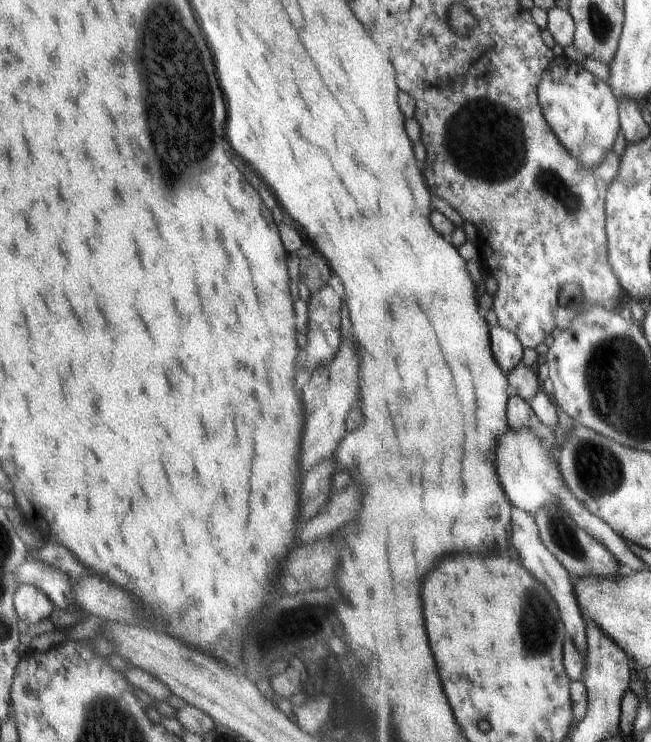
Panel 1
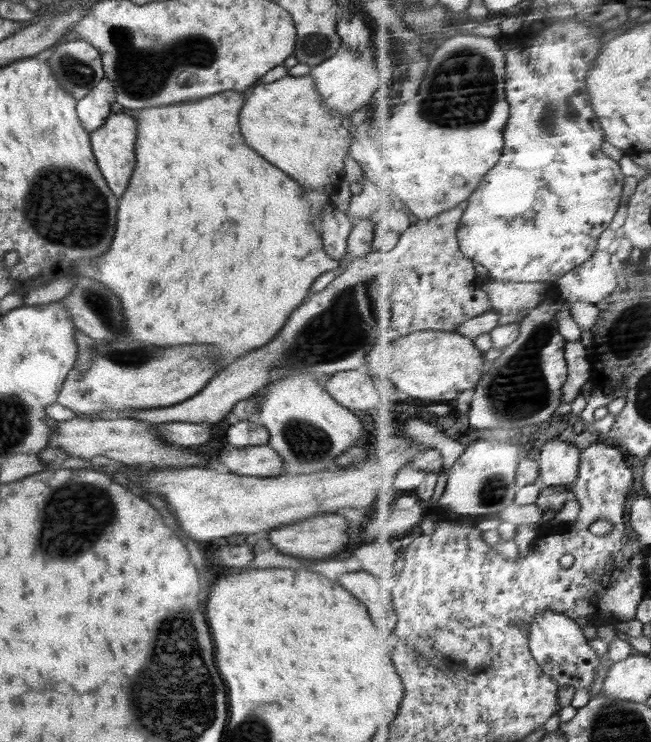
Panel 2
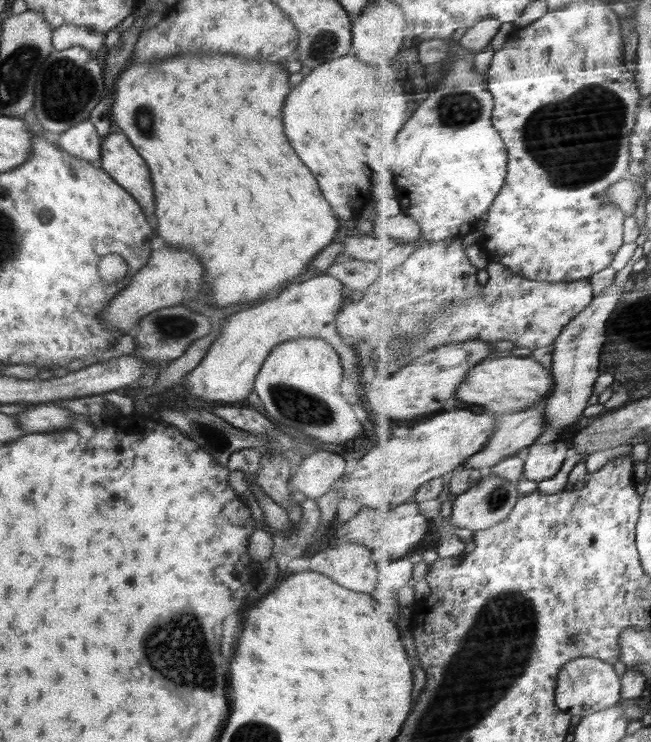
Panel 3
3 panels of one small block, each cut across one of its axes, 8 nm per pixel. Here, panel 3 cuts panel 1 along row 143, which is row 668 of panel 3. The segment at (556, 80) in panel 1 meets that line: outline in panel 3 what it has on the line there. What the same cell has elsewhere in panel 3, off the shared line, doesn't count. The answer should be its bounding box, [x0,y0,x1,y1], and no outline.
[556,657,624,719]

